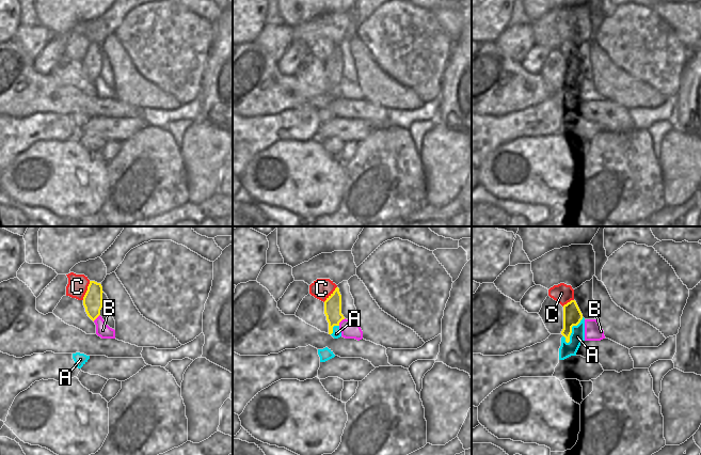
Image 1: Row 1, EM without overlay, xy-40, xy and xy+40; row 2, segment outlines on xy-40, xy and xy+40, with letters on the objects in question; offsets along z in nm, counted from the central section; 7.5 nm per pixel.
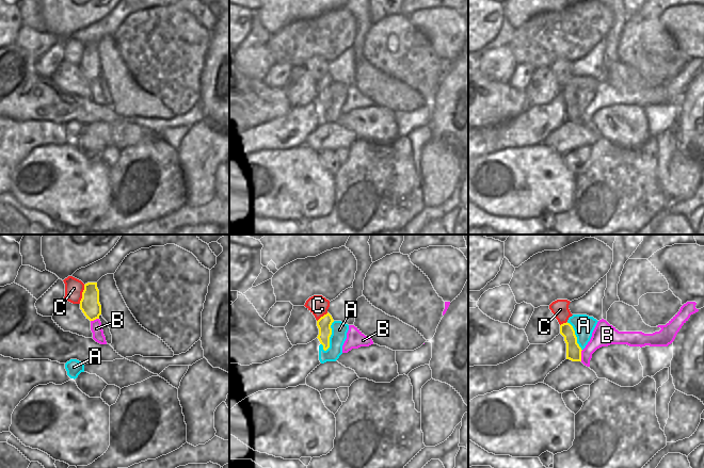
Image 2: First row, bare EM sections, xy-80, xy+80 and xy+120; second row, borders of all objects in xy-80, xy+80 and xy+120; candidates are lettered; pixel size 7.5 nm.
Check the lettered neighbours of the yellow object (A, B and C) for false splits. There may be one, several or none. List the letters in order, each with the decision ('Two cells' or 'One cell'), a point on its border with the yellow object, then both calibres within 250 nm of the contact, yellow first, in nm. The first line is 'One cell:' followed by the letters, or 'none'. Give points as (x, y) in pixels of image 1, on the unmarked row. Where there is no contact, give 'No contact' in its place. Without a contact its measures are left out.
One cell: none
A: Two cells. Touches yellow at xy+40 (571, 90). Thickness 140 nm (yellow) against 110 nm
B: Two cells. Touches yellow at xy (340, 81). Thickness 130 nm (yellow) against 130 nm
C: Two cells. Touches yellow at xy-40 (86, 51). Thickness 140 nm (yellow) against 150 nm.

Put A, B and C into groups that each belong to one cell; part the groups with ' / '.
A / B / C

